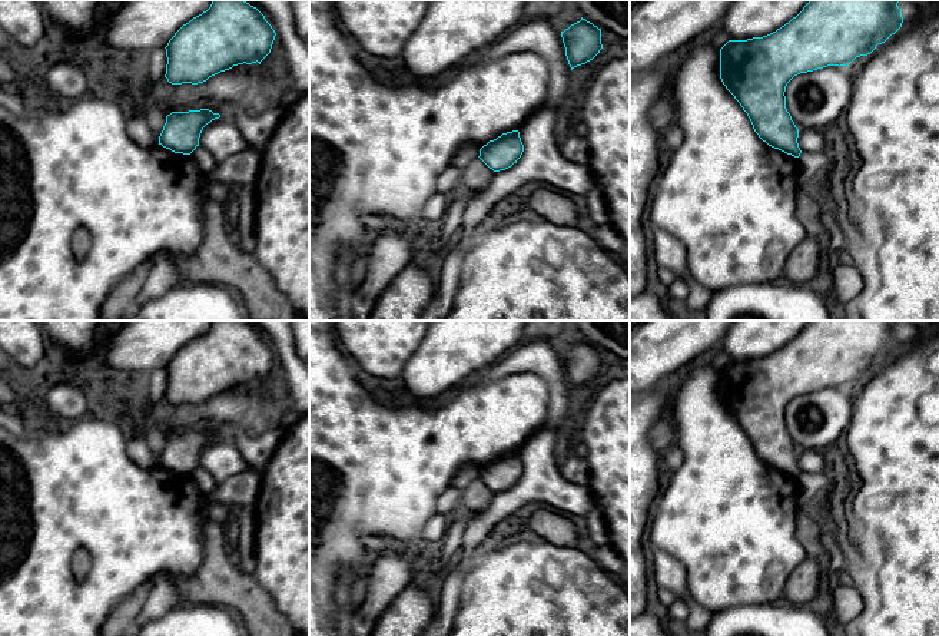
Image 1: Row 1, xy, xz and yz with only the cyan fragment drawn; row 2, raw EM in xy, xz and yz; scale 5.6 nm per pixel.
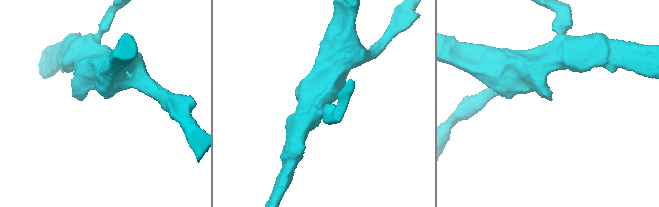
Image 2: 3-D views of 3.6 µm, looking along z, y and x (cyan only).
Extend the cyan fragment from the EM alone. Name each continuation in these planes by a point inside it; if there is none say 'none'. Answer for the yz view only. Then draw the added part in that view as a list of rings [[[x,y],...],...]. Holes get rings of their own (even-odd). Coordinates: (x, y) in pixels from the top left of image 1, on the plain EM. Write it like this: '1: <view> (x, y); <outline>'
none

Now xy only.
none

